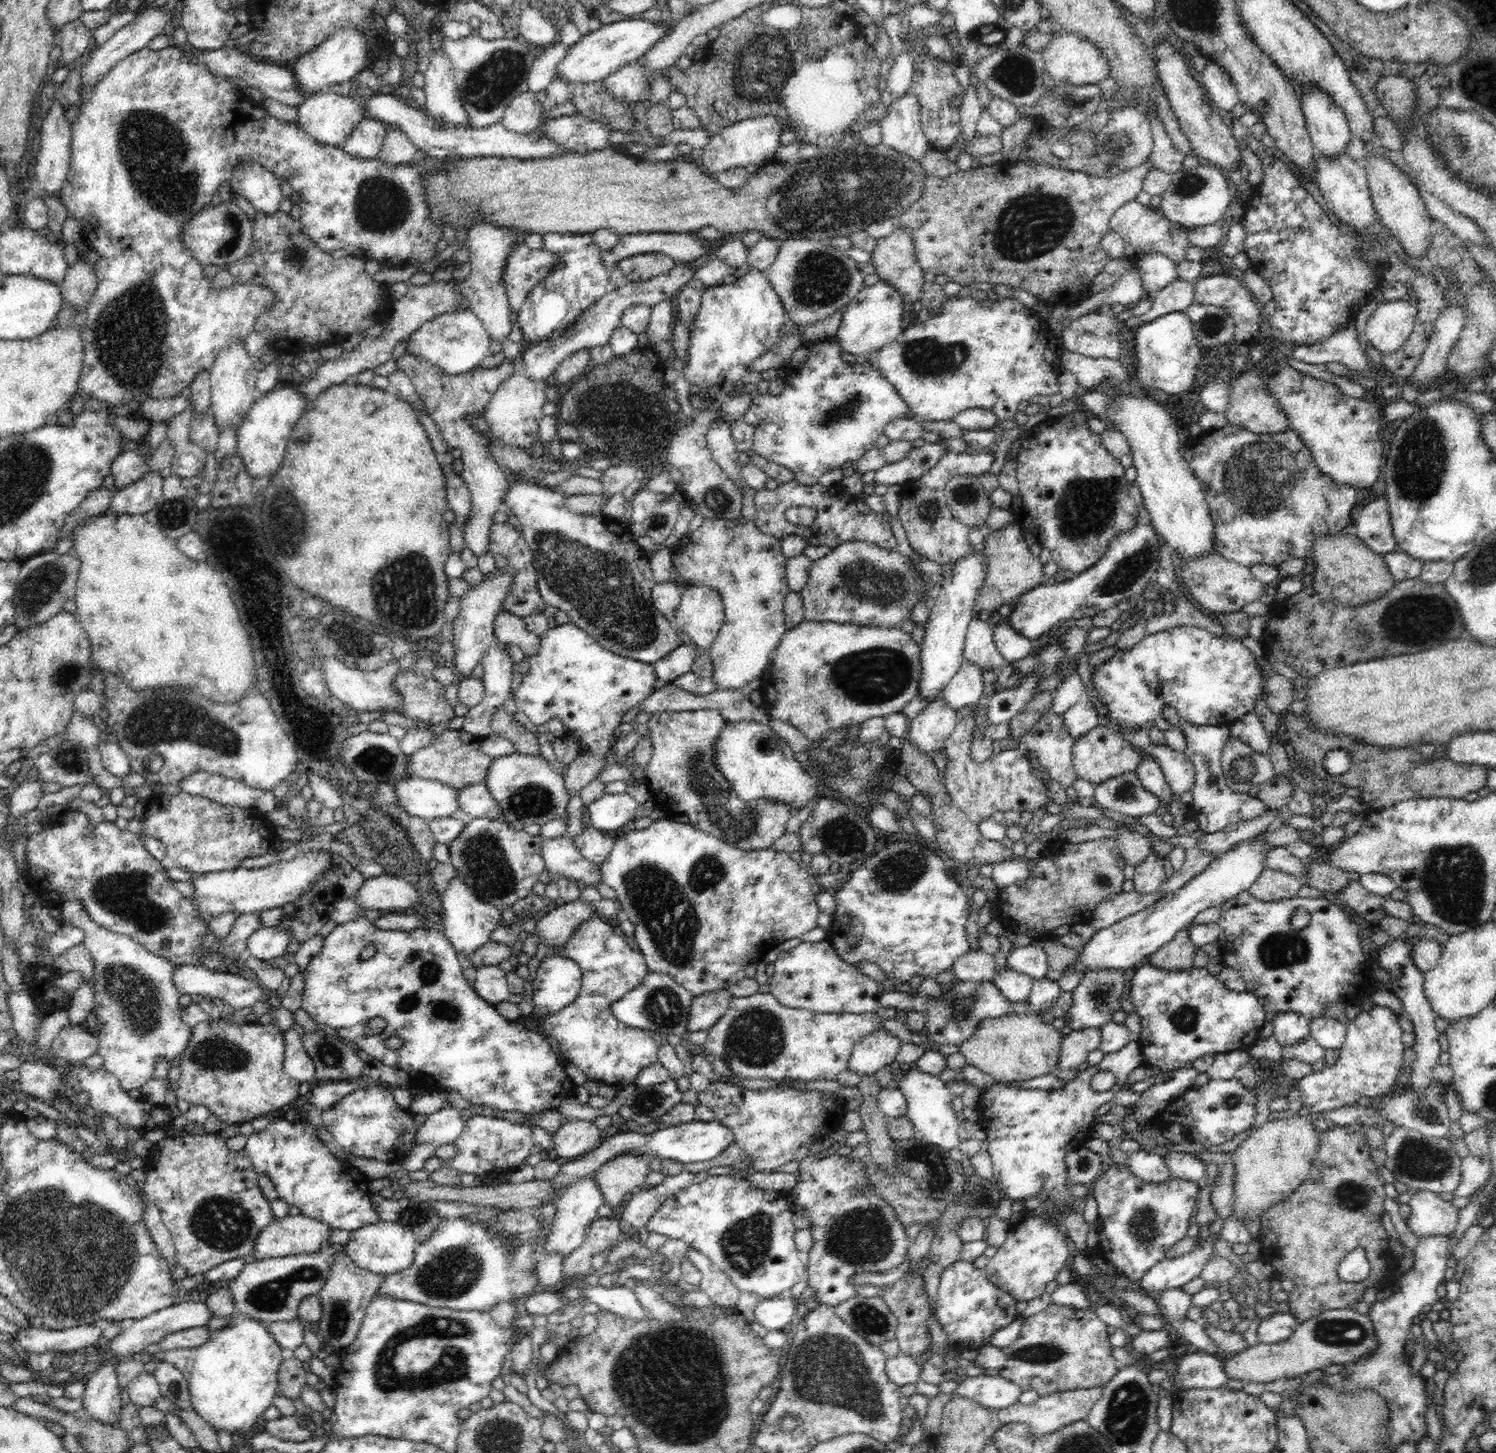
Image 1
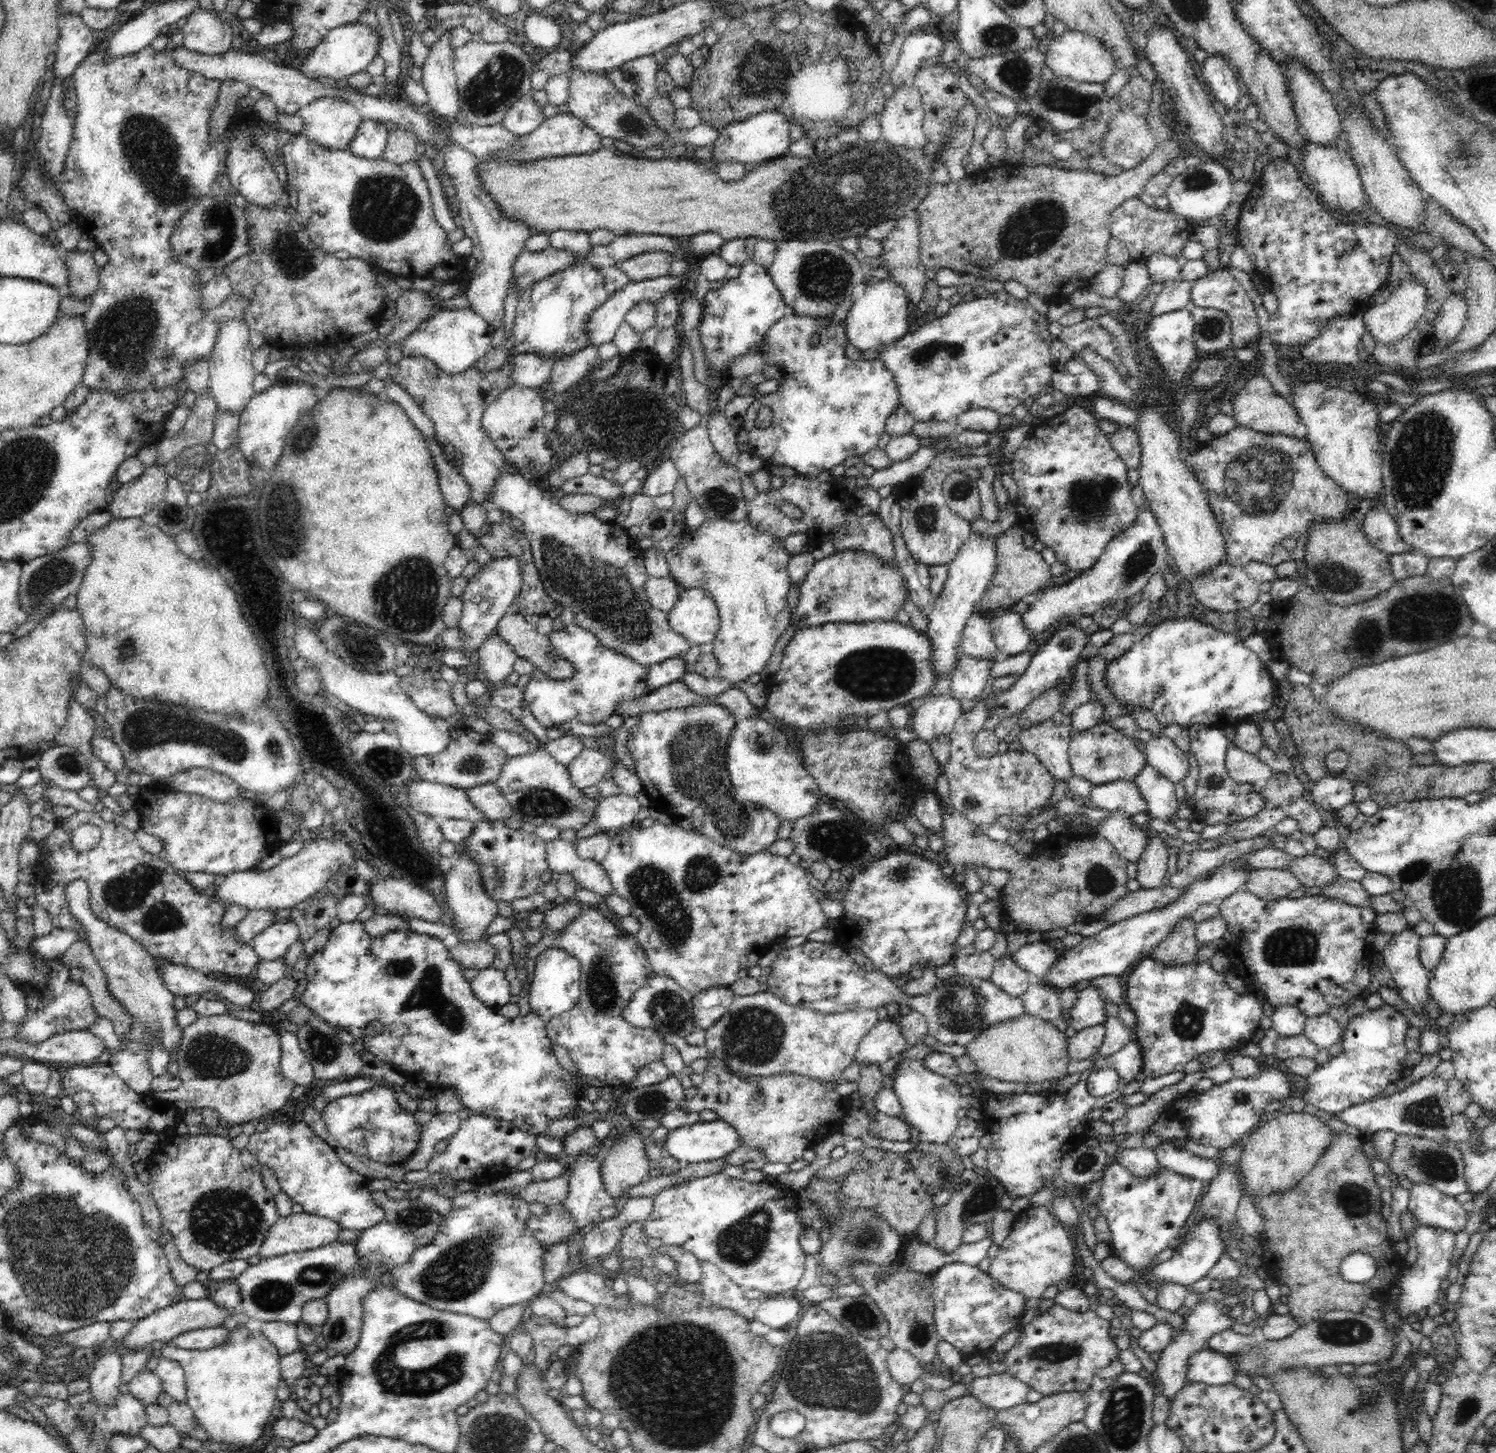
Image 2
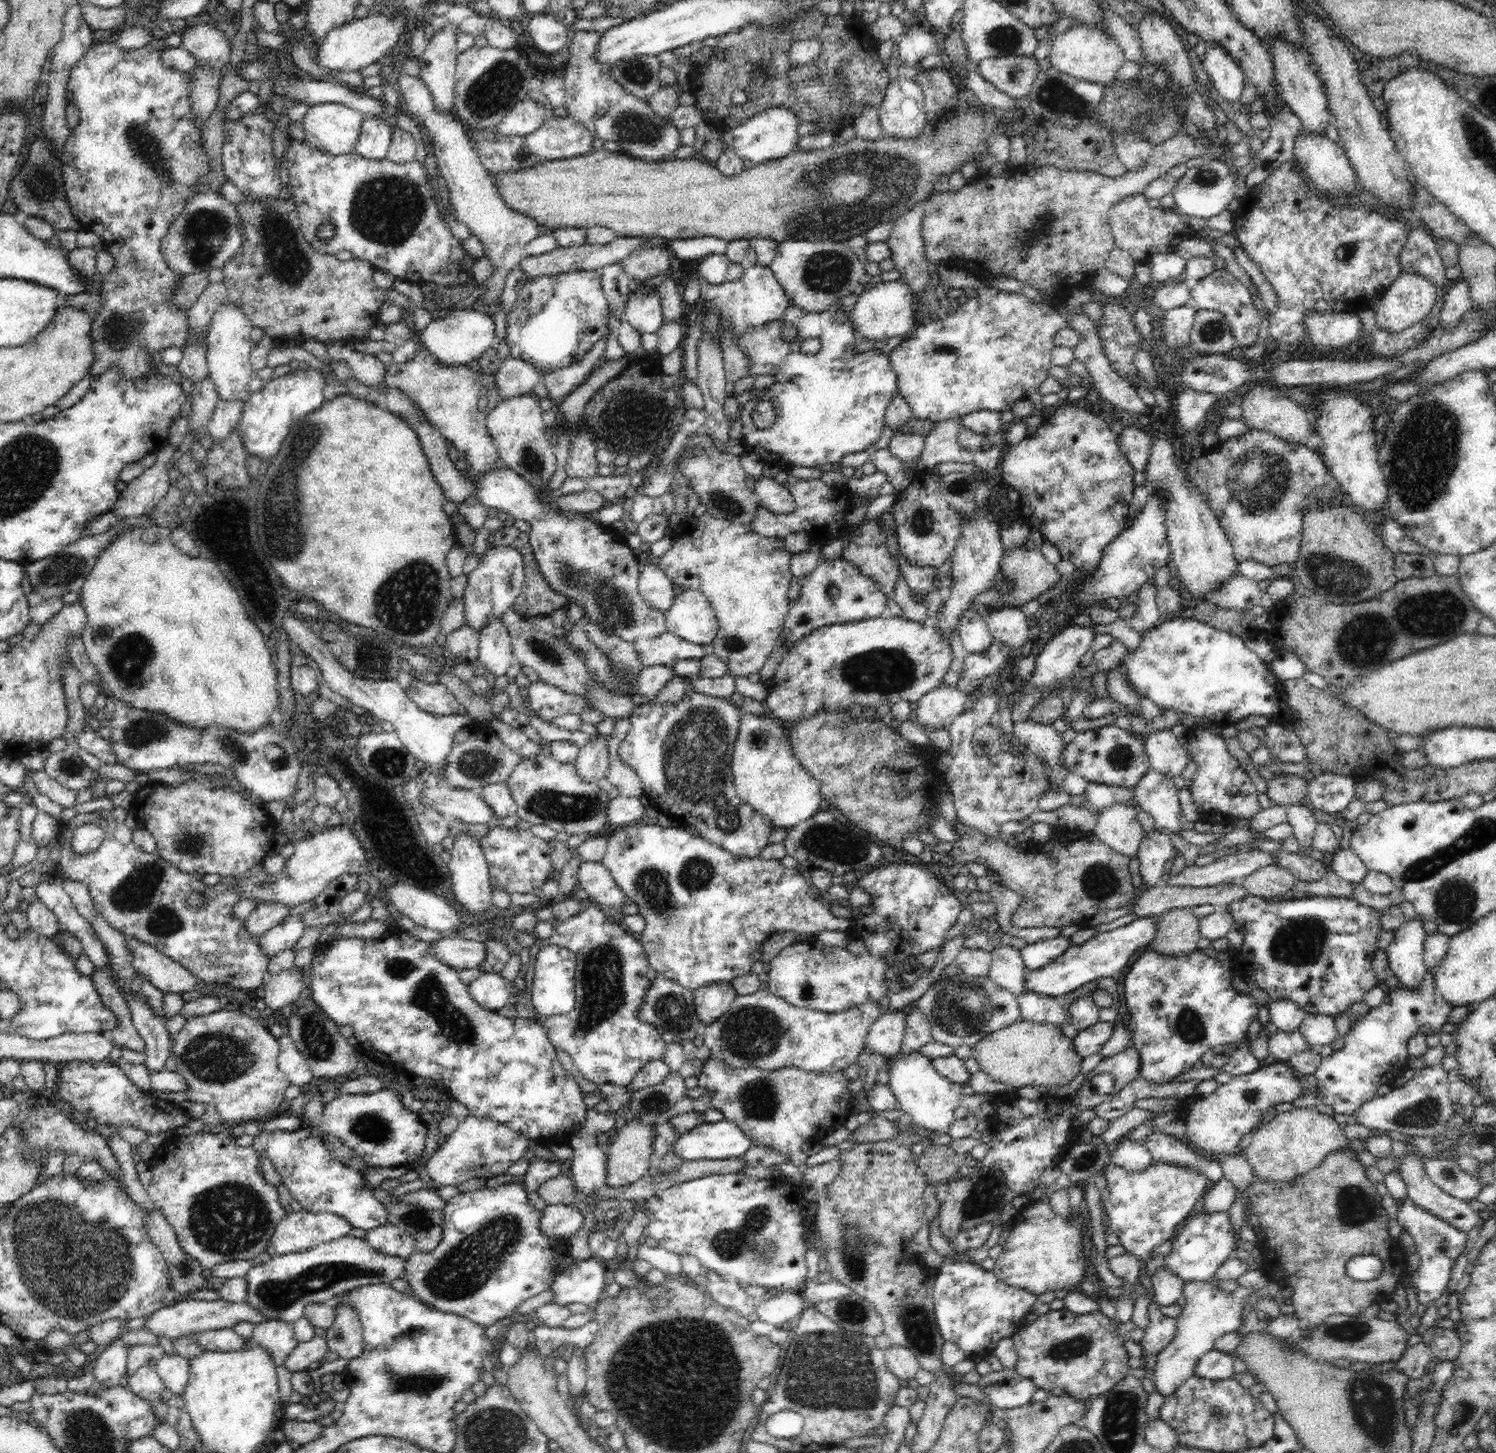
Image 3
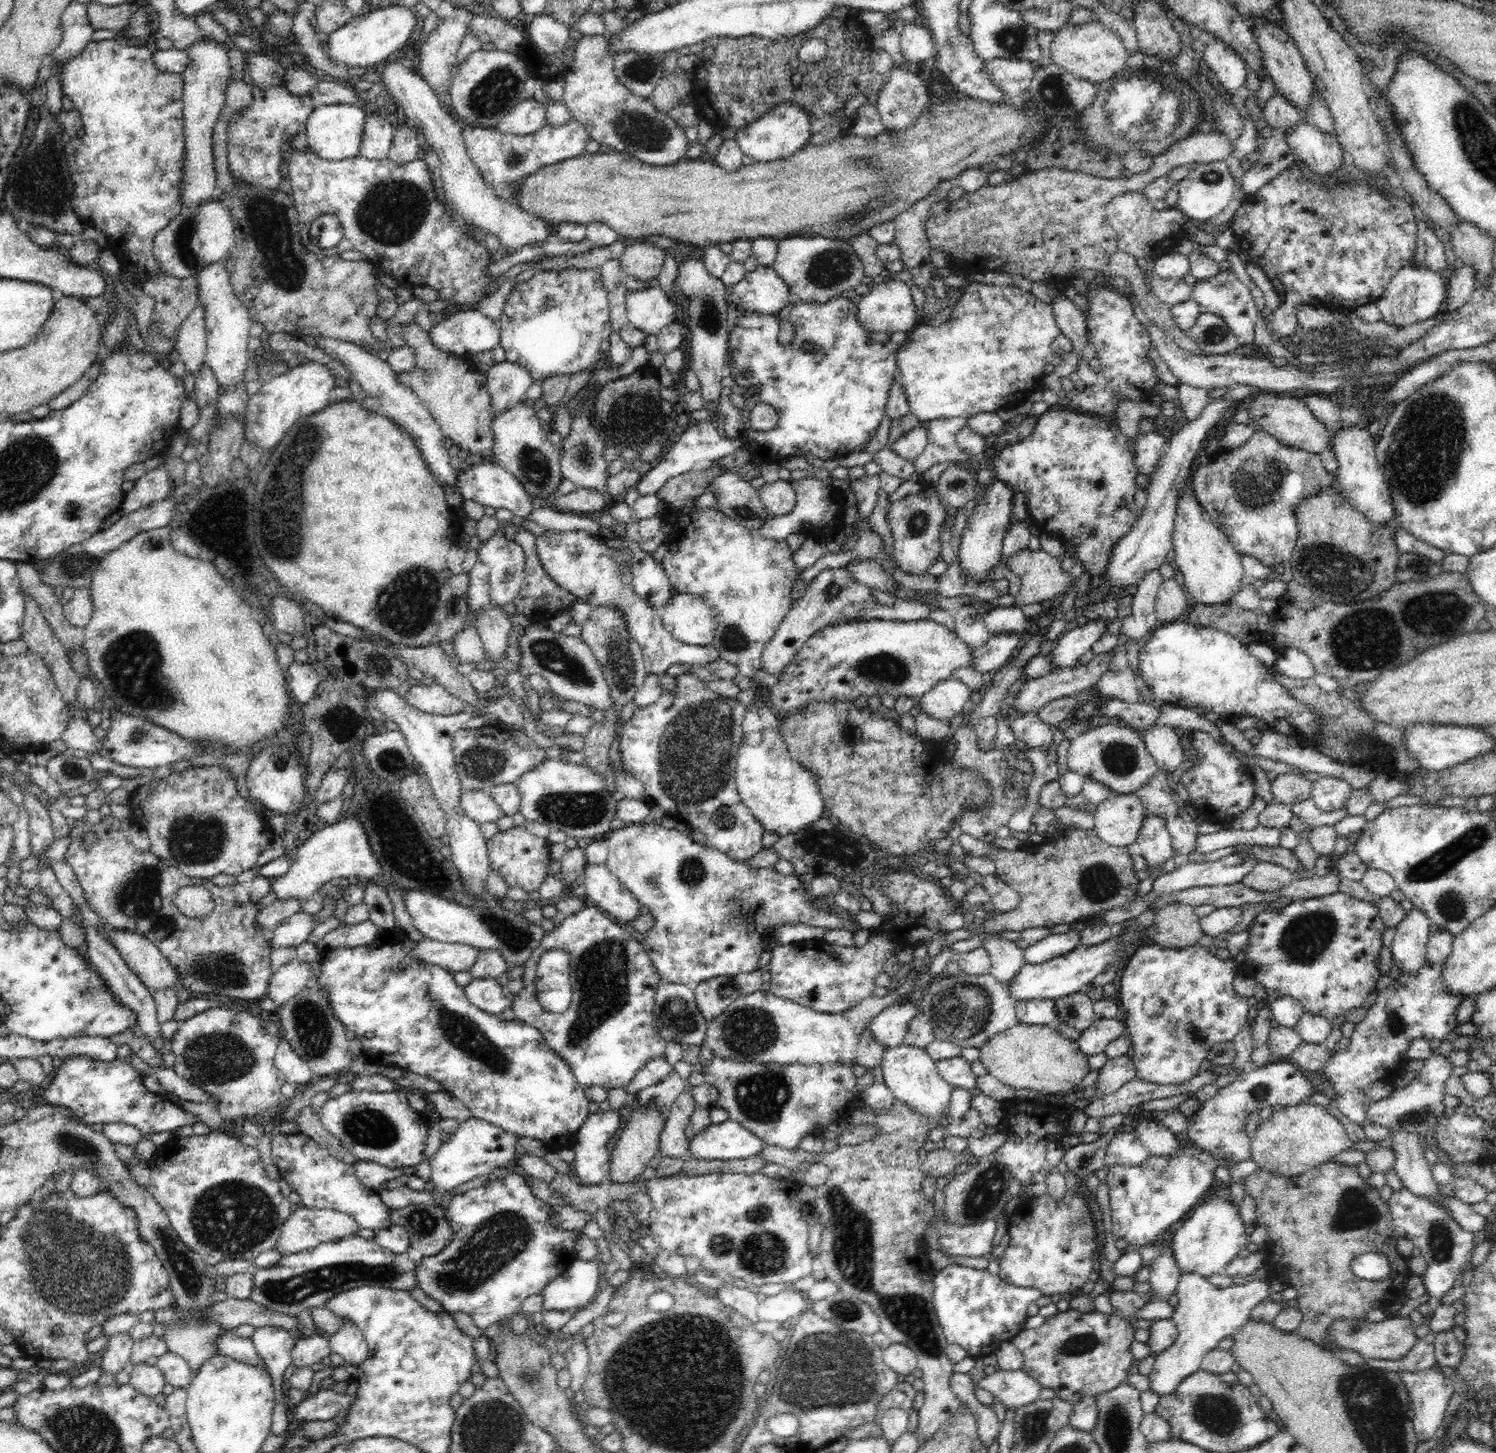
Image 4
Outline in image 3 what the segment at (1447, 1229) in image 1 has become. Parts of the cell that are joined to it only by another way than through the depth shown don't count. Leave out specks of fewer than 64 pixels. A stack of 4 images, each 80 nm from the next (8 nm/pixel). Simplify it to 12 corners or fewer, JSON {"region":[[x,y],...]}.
{"region":[[1419,1152],[1402,1158],[1407,1196],[1460,1232],[1480,1221],[1474,1206],[1426,1176]]}

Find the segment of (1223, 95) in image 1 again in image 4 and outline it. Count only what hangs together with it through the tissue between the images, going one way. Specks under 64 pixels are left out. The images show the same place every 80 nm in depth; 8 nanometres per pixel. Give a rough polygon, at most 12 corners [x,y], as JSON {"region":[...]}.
{"region":[[1205,39],[1203,59],[1227,94],[1241,93],[1244,59],[1222,40]]}

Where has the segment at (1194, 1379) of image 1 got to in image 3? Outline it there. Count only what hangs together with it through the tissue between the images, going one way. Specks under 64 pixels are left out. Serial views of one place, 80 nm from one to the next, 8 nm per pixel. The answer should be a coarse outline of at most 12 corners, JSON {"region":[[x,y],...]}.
{"region":[[1212,1349],[1196,1362],[1195,1376],[1227,1380],[1238,1359]]}

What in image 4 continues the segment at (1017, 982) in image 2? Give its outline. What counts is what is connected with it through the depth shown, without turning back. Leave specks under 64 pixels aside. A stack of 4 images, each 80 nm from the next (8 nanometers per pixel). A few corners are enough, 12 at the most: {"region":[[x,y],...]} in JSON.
{"region":[[1001,936],[984,939],[989,973],[1005,986],[1027,964],[1024,950]]}

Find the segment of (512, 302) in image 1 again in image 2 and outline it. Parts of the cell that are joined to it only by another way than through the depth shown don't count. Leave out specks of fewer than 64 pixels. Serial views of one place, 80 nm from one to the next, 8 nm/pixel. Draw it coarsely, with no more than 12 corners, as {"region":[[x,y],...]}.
{"region":[[524,248],[513,264],[518,292],[568,268],[580,254]]}

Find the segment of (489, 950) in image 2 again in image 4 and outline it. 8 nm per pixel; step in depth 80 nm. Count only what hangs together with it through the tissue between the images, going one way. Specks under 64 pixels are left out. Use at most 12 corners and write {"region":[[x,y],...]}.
{"region":[[417,942],[413,958],[452,974],[468,971],[481,952],[464,944]]}

